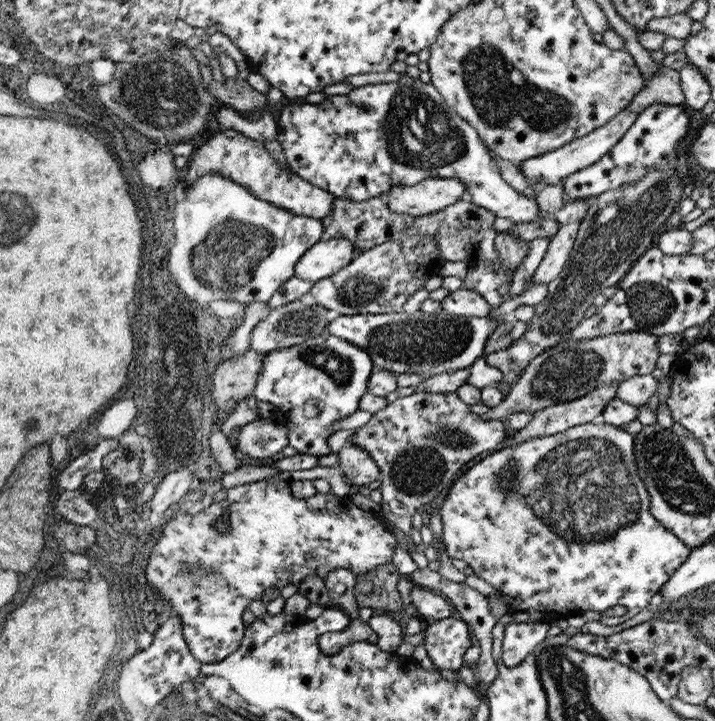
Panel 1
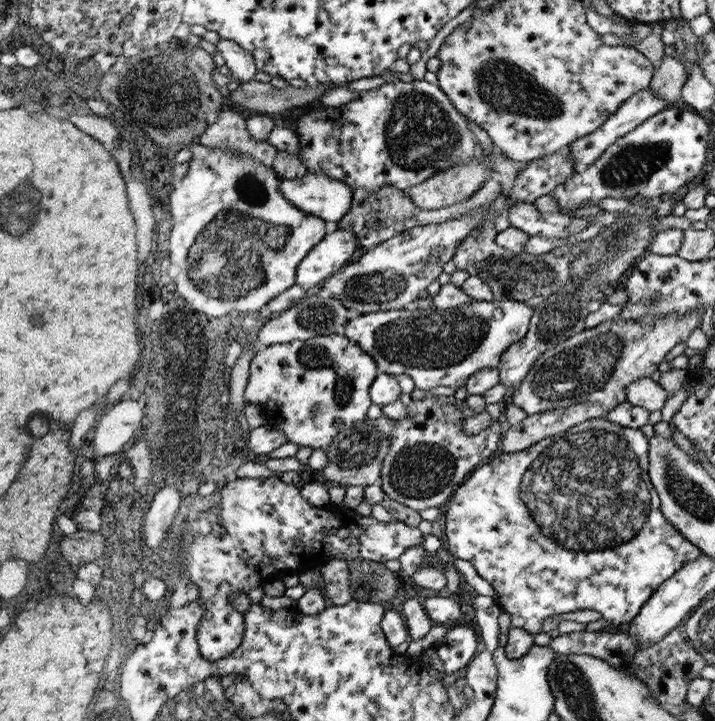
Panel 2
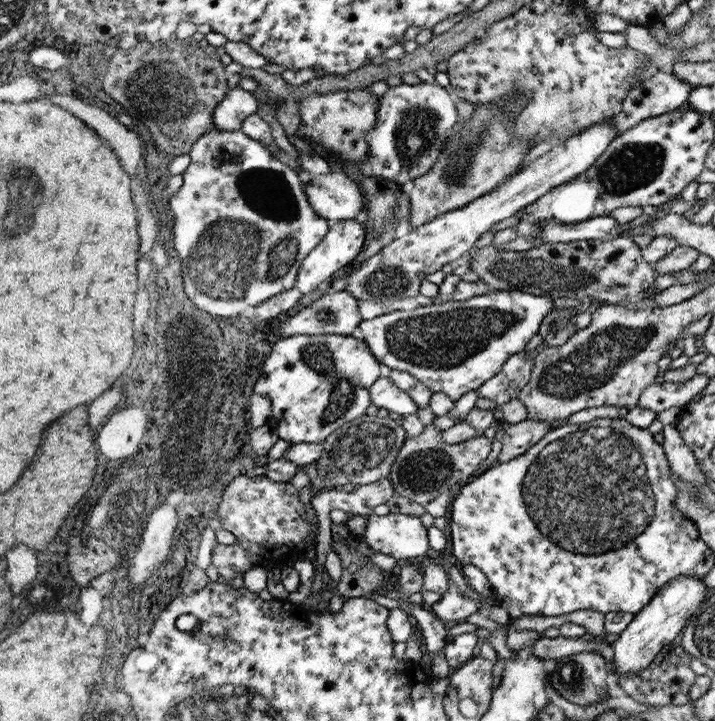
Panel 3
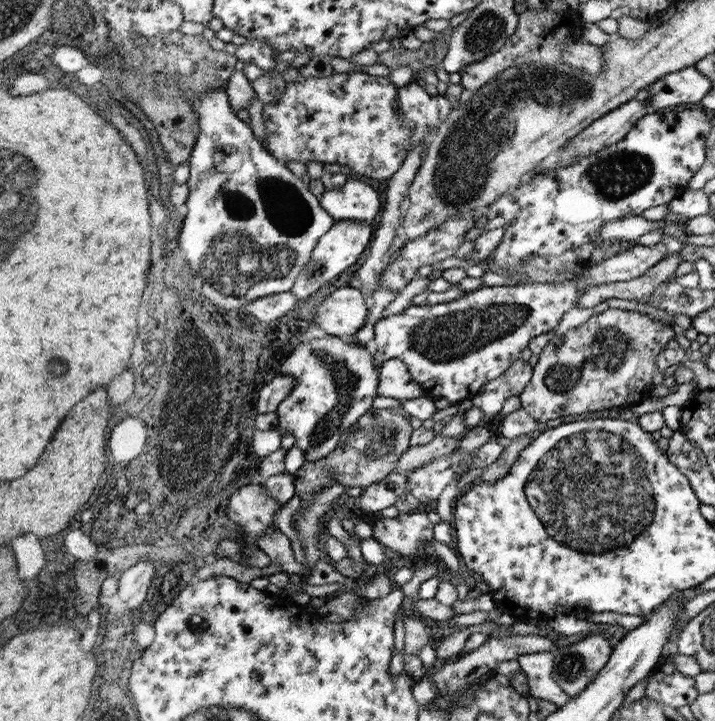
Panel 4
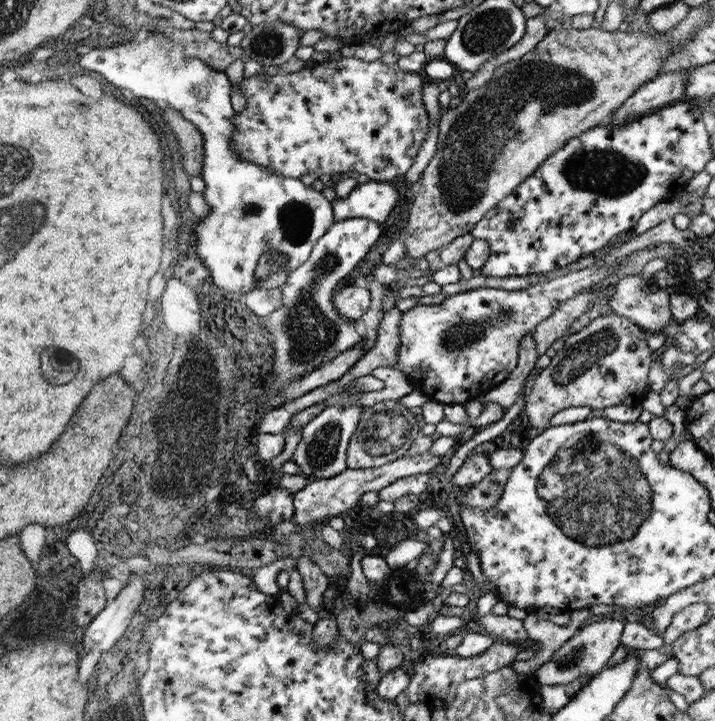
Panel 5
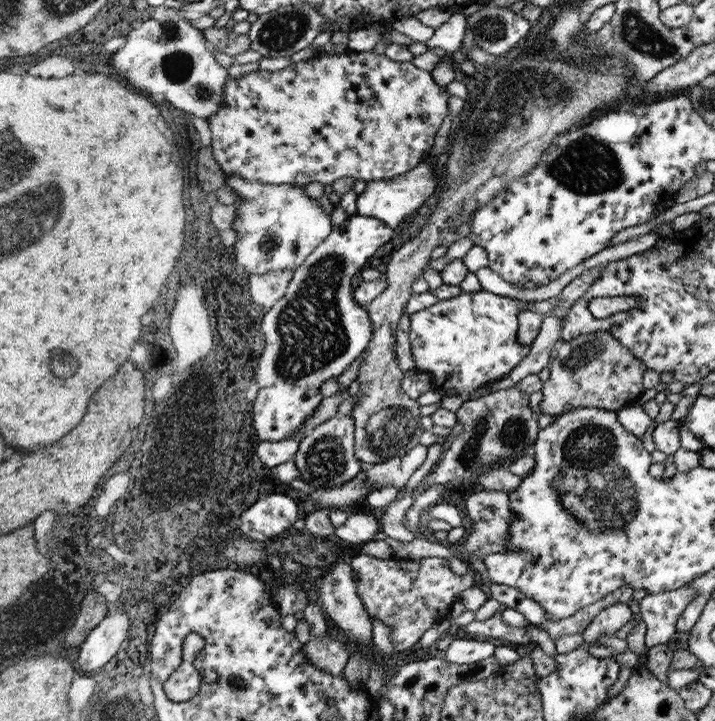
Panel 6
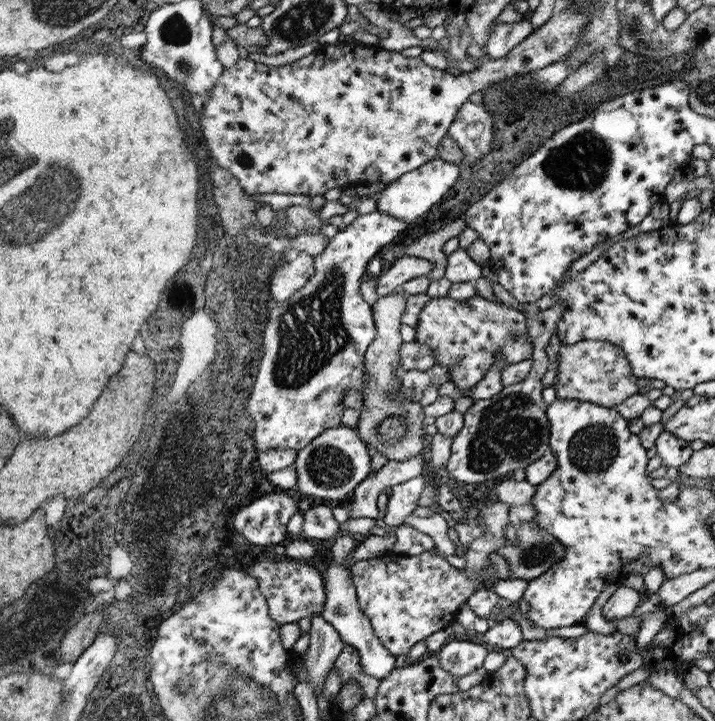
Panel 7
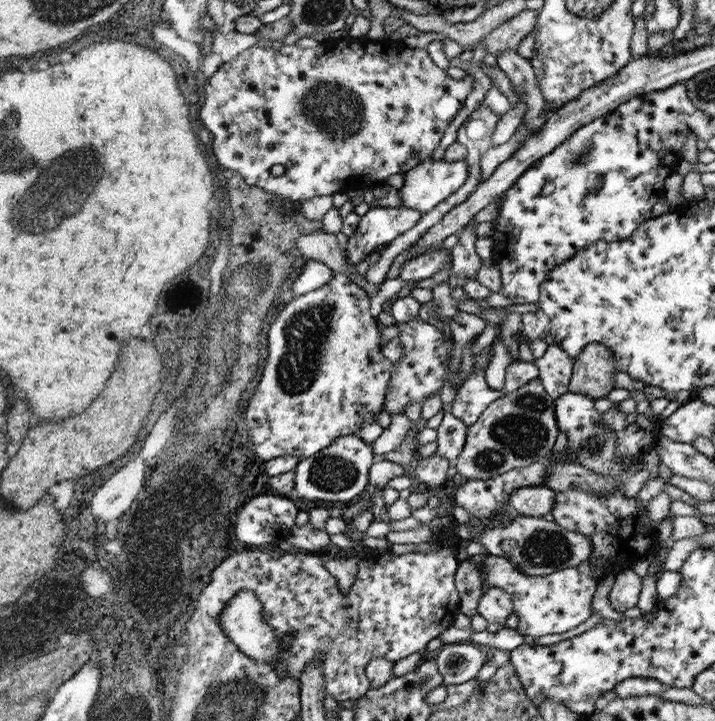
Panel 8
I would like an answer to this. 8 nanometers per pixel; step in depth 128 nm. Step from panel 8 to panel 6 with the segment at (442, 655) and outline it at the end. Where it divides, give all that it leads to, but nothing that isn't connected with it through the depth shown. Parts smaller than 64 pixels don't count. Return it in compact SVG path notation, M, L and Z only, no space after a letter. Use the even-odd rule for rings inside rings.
M479 637L454 639L446 650L446 660L452 664L472 664L493 656L497 642Z

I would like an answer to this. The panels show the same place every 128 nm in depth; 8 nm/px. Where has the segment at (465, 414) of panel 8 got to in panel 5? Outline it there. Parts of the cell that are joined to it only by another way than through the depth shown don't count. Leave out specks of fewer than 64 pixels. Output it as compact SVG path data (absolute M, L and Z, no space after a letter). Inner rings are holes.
M632 254L624 256L622 261L618 260L614 265L611 266L599 266L599 263L595 262L594 265L588 266L588 268L584 268L583 270L578 272L570 272L569 274L566 274L566 276L560 276L548 282L536 283L534 286L525 290L512 290L512 292L510 292L510 290L500 290L498 288L478 288L476 290L463 291L455 296L443 296L438 305L418 305L412 307L404 312L403 317L400 320L400 337L402 341L397 352L397 364L385 366L388 368L398 369L398 371L402 371L402 373L406 374L415 388L424 392L424 396L428 396L430 401L438 401L446 405L462 405L466 404L467 401L478 399L480 395L484 395L484 393L487 393L494 387L497 387L501 382L504 382L504 380L509 377L512 370L516 368L519 356L519 343L523 336L534 333L535 329L538 327L538 324L541 324L544 319L548 319L562 302L574 298L574 296L580 294L583 289L586 289L593 284L600 283L600 281L608 277L612 271L618 269L621 265L624 265L627 258L630 258L631 255Z

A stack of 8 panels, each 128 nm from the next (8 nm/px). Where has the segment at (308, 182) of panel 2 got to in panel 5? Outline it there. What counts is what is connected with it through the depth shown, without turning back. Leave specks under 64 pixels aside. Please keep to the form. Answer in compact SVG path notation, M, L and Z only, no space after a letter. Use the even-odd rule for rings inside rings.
M368 180L357 184L346 198L336 197L332 203L335 221L363 218L386 226L386 220L402 202L402 190L392 181Z

